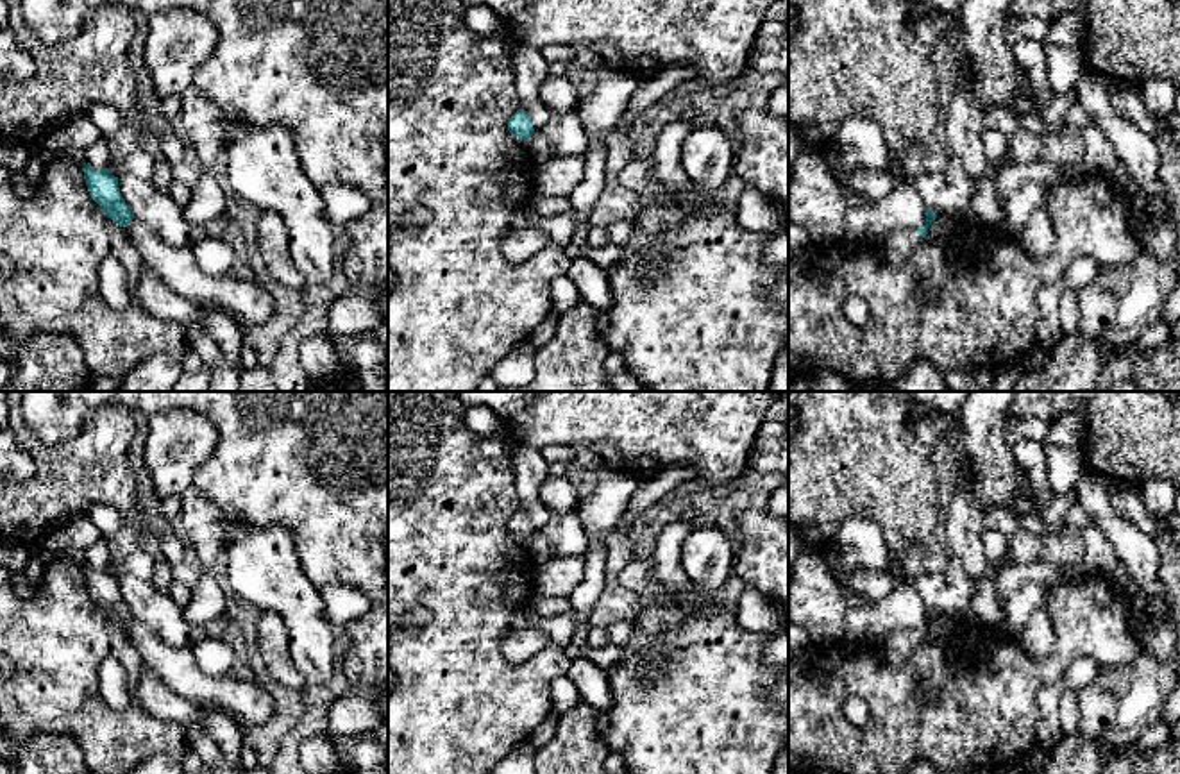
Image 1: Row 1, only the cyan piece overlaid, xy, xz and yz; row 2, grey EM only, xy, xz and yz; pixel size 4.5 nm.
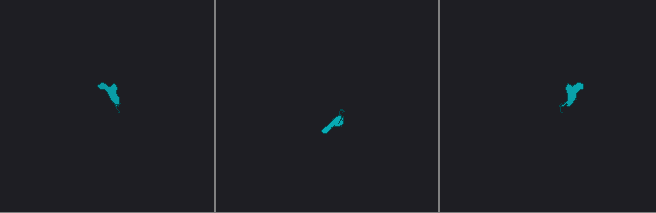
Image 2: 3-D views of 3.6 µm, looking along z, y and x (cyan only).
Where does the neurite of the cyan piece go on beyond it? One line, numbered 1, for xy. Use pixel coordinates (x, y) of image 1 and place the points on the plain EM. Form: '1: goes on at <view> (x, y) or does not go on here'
1: does not go on here

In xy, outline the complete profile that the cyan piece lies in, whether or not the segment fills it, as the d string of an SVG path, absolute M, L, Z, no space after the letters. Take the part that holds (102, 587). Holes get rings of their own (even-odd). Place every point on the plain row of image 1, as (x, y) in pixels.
M82 563L82 572L89 597L100 606L104 615L122 627L127 627L134 615L120 593L118 577L114 577L107 568L95 570L86 563Z

